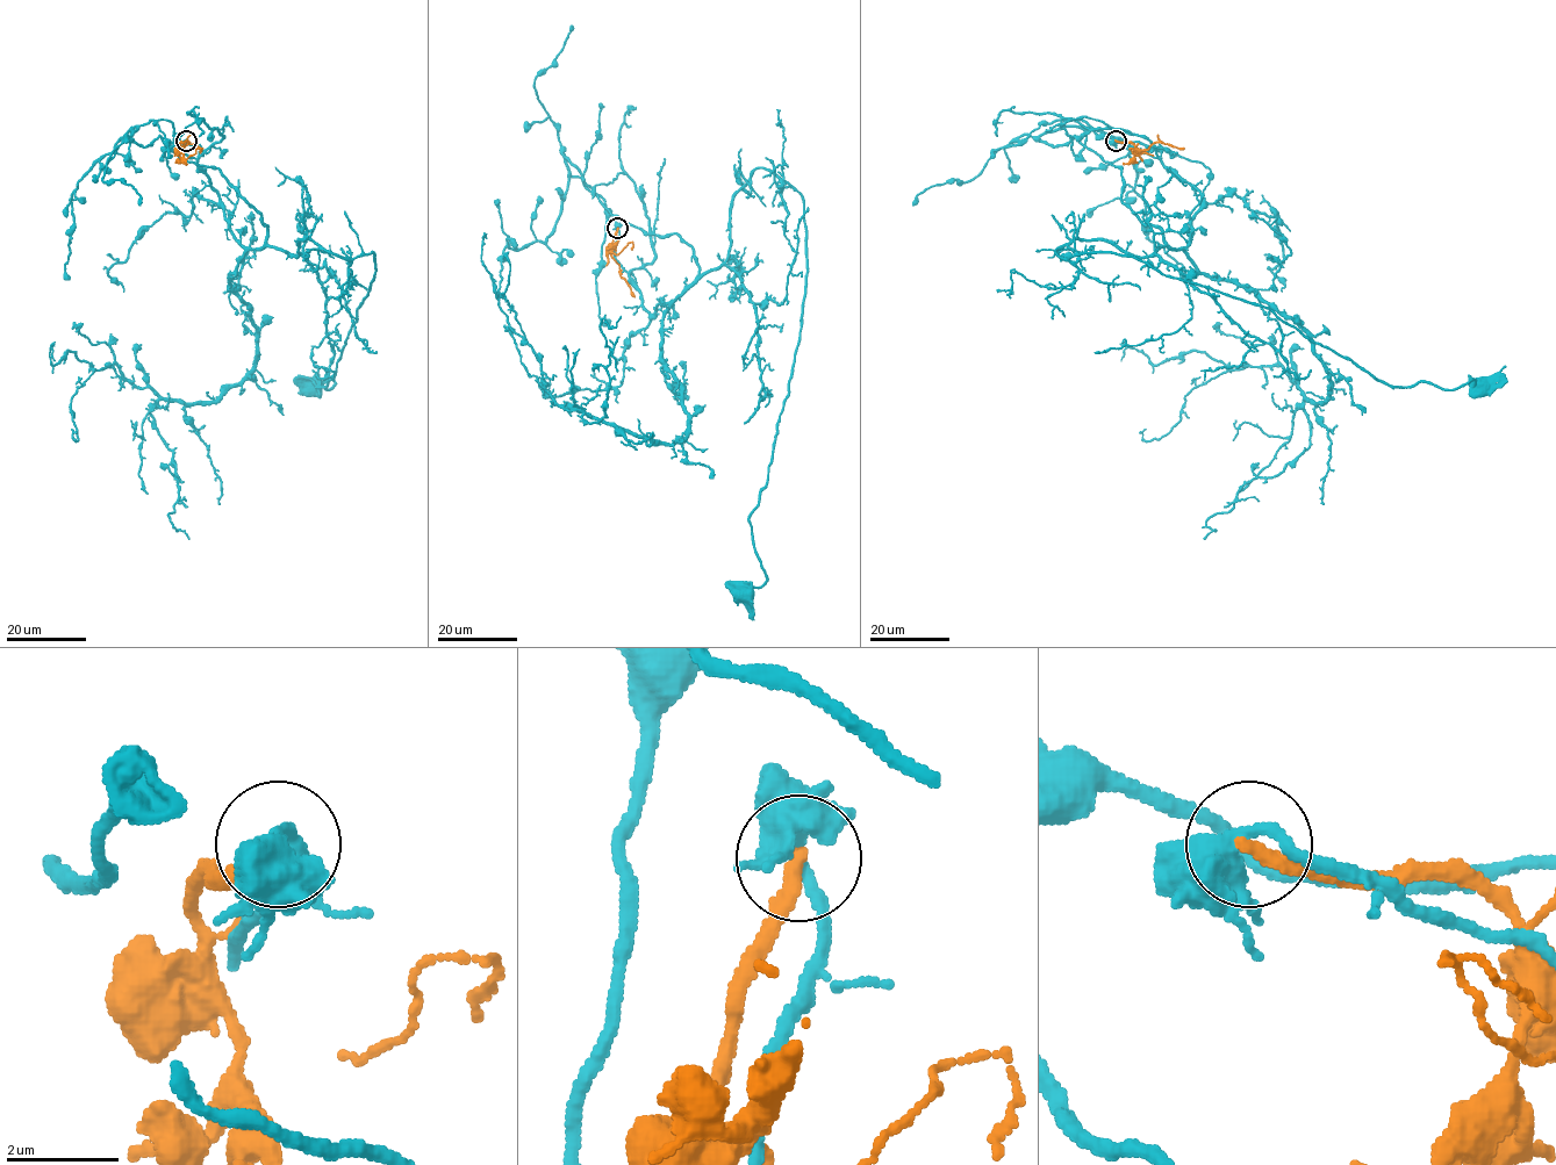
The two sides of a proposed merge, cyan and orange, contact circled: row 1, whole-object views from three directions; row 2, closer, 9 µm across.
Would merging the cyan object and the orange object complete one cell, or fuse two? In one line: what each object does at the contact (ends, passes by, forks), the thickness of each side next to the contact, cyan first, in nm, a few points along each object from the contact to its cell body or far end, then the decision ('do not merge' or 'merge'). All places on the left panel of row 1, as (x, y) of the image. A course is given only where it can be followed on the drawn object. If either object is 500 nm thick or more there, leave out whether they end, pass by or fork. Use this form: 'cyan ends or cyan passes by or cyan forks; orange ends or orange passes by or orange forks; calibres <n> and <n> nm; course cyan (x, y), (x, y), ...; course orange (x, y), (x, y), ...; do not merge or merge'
cyan passes by; orange ends; calibres 380 and 280 nm; course cyan (186, 139), (245, 247), (373, 252), (336, 373), (317, 387), (335, 382), (310, 386); course orange (186, 141), (180, 143), (180, 149), (188, 142), (203, 149); do not merge

